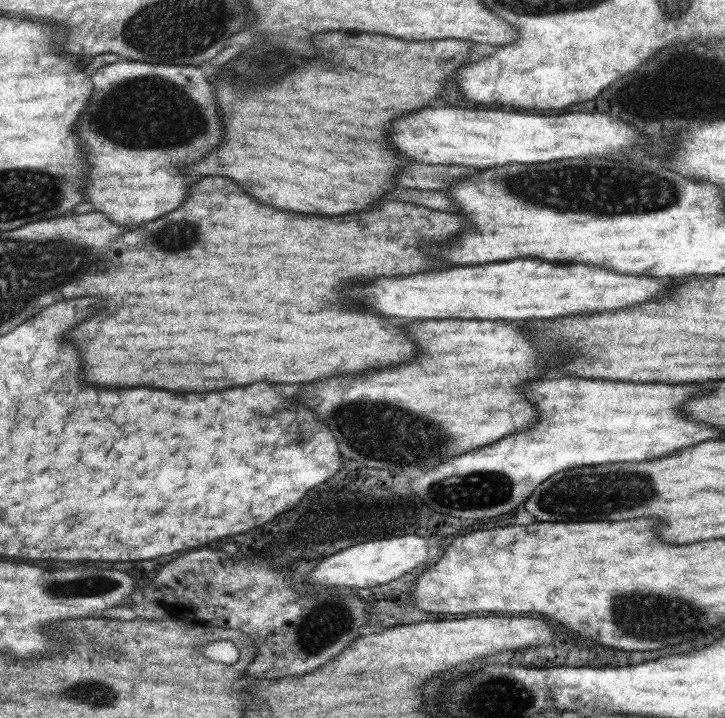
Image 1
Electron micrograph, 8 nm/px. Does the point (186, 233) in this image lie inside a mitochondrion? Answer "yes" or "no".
yes

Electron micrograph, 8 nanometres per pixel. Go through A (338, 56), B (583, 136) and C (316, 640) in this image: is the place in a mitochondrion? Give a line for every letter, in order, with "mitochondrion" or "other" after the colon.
A: mitochondrion
B: other
C: mitochondrion

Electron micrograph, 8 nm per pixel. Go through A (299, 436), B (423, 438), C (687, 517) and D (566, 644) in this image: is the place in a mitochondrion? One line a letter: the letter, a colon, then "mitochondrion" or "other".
A: mitochondrion
B: mitochondrion
C: other
D: other

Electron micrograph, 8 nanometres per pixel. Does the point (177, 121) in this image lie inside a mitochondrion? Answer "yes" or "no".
yes

